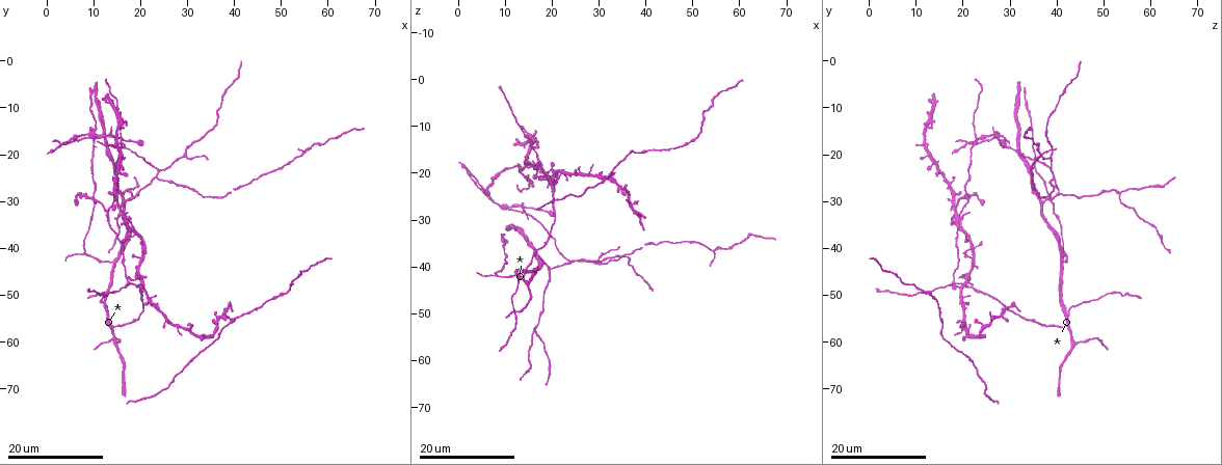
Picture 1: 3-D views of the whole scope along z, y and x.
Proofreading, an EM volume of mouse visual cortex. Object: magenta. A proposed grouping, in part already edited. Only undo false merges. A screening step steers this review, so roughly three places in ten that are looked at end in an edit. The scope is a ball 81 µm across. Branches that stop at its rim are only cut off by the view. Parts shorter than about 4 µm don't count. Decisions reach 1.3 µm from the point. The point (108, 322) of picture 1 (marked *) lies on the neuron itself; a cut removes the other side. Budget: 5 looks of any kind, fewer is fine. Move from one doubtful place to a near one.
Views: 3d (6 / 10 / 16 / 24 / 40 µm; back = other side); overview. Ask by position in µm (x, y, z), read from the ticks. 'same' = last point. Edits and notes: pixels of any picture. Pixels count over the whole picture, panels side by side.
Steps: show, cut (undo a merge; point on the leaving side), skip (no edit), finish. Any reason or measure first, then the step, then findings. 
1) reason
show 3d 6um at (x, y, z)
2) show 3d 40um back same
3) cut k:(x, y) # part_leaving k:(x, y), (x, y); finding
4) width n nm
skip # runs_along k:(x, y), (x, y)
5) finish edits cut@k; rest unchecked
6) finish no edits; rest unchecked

show 3d 16um at (17.0, 47.0, 18.5)

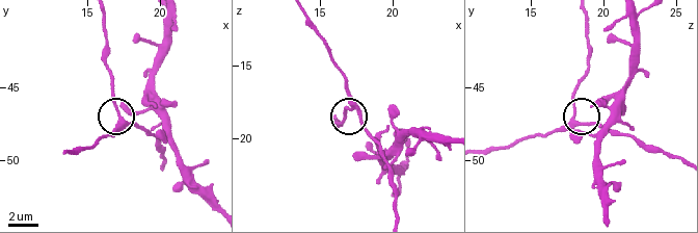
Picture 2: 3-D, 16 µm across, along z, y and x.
show 3d 10um at (17.2, 47.2, 18.0)

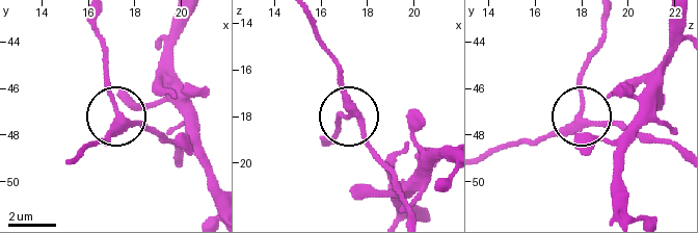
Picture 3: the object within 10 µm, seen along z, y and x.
other side
show 3d 10um back at (17.4, 47.1, 17.9)

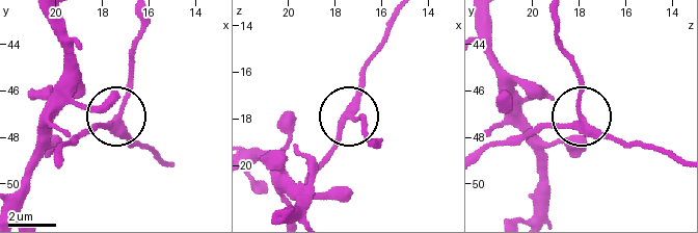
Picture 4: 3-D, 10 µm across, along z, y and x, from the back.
arms 3
skip # runs_along 4:(482, 155), (494, 145), (582, 118), (623, 147); one neuron here

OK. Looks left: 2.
three arms meet
show 3d 24um at (19.5, 48.0, 21.5)

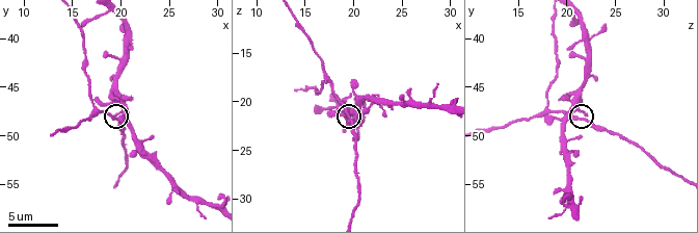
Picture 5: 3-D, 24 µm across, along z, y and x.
show 3d 10um at (19.4, 48.0, 21.6)

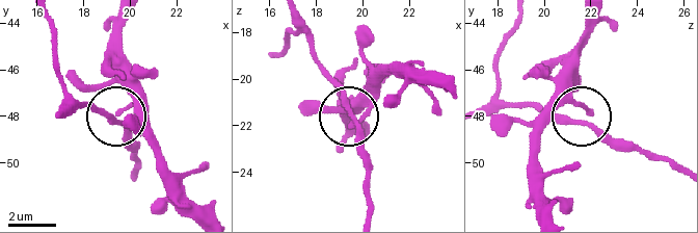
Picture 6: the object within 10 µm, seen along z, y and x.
width 160 nm
skip # runs_along 6:(371, 212), (365, 140), (349, 117), (345, 93), (325, 71); one neuron here

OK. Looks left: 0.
finish no edits; rest unchecked

